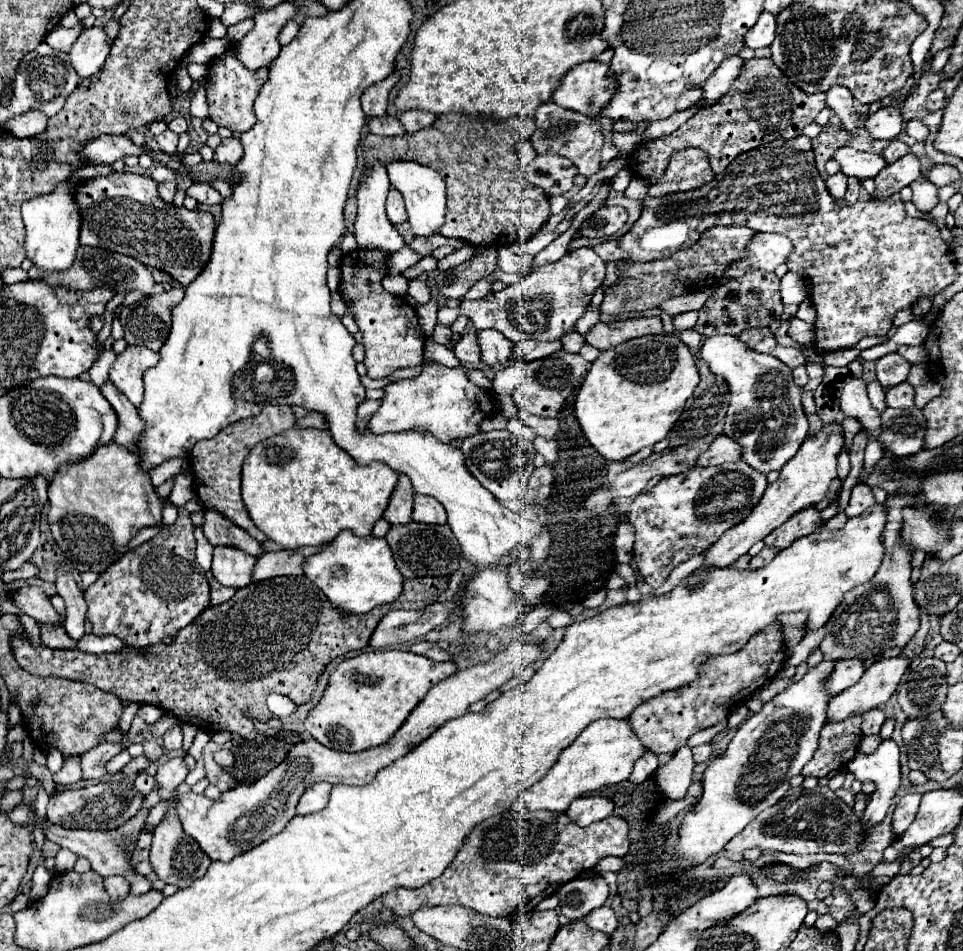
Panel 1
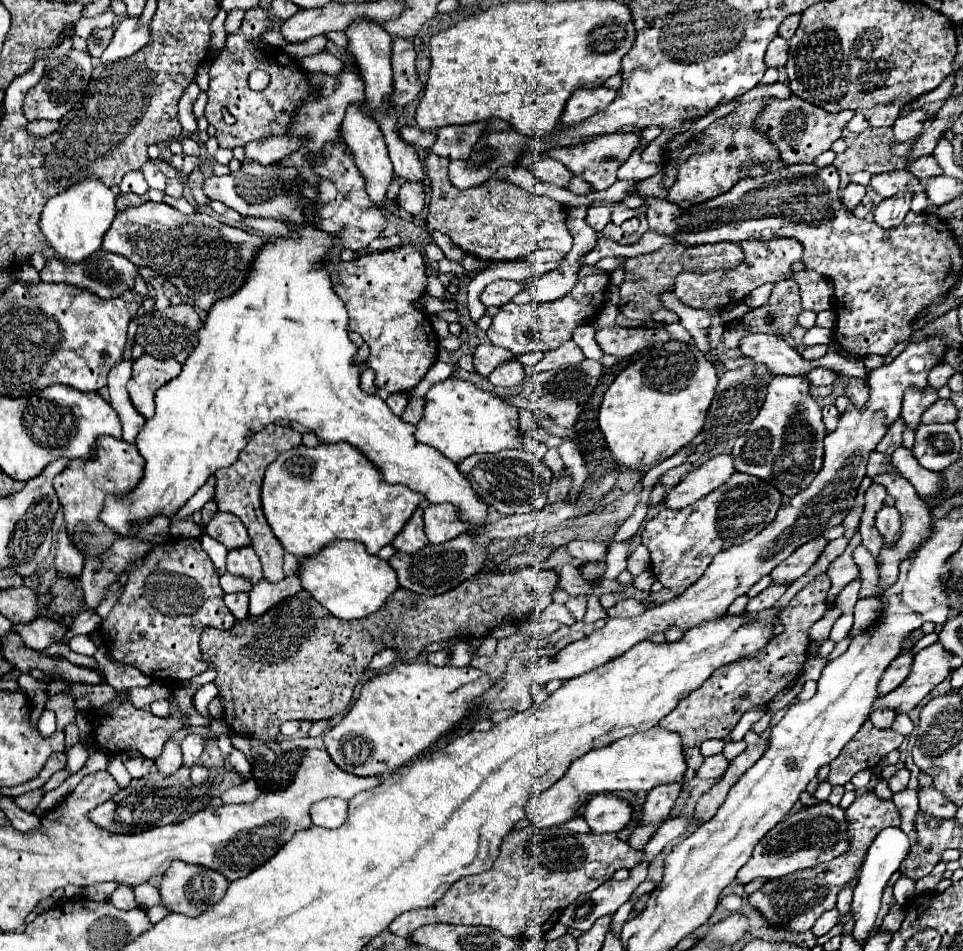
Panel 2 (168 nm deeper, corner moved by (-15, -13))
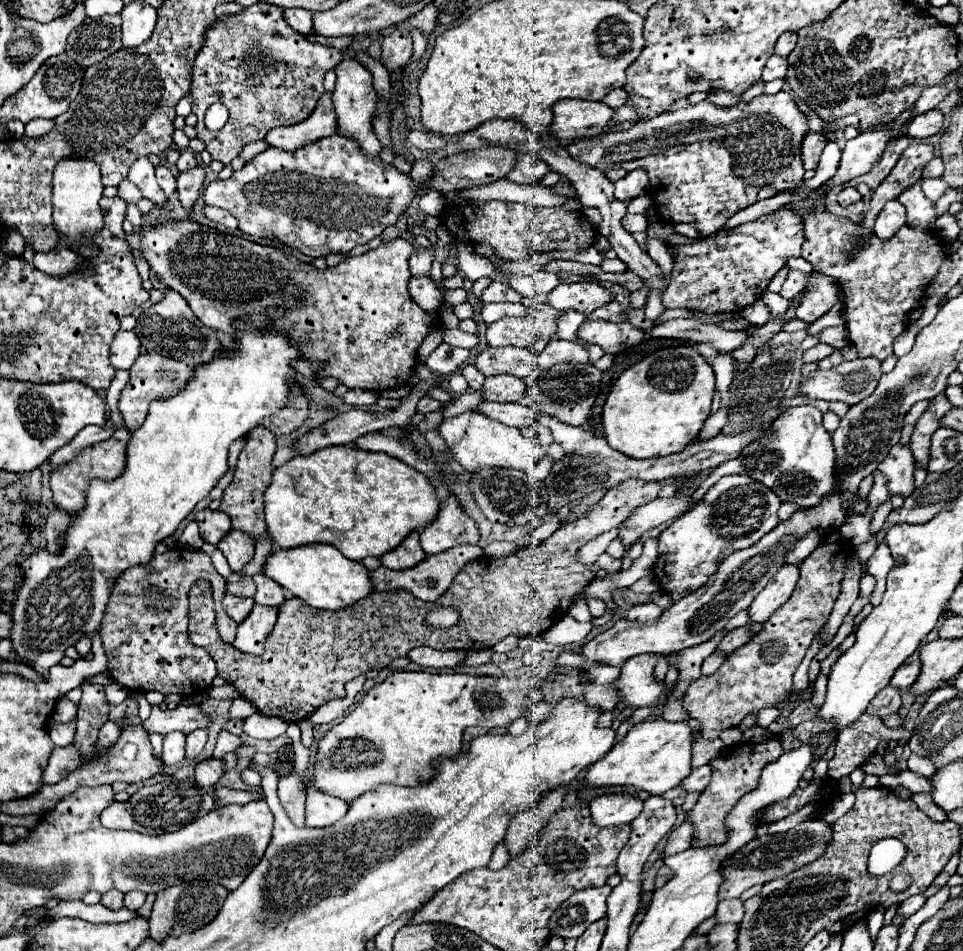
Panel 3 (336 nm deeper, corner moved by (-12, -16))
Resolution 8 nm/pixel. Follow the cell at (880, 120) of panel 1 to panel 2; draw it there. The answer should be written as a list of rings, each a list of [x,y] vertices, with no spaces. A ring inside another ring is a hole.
[[[915,109],[907,117],[899,117],[899,121],[895,121],[895,125],[893,125],[895,141],[901,141],[901,143],[915,141],[923,131],[925,119],[929,119],[929,115],[923,109]]]

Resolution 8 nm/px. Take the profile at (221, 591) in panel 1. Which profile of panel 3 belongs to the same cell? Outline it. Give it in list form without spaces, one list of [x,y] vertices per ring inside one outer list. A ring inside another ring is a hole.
[[[226,594],[222,606],[224,606],[224,610],[228,612],[228,616],[230,616],[232,620],[242,622],[242,620],[250,614],[250,610],[252,610],[252,606],[254,606],[254,600],[252,600],[252,598],[234,596],[234,594]]]

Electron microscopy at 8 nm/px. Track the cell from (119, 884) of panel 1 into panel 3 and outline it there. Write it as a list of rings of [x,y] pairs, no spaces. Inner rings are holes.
[[[112,890],[112,892],[102,894],[100,902],[102,902],[102,906],[106,906],[106,908],[110,908],[110,910],[120,910],[120,908],[124,906],[124,894]]]

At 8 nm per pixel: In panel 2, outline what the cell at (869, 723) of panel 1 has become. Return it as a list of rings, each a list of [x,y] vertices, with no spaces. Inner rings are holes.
[[[877,709],[869,715],[869,721],[873,725],[877,725],[877,729],[891,729],[891,725],[895,721],[895,713],[891,709]]]

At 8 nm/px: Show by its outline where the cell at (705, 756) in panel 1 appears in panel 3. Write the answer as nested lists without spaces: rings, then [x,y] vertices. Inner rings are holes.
[[[700,766],[700,768],[694,768],[692,774],[680,784],[686,792],[702,792],[708,782],[710,782],[710,776],[712,776],[712,770],[710,766]]]

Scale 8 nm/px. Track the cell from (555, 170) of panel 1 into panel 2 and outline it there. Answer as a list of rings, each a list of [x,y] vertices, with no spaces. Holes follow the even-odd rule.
[[[541,157],[541,161],[533,167],[533,173],[539,181],[551,183],[551,185],[559,185],[559,187],[567,187],[571,183],[571,179],[575,177],[563,163],[553,161],[551,157]]]

